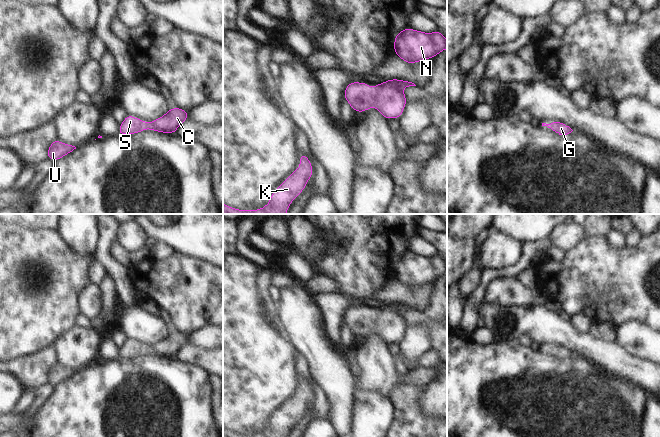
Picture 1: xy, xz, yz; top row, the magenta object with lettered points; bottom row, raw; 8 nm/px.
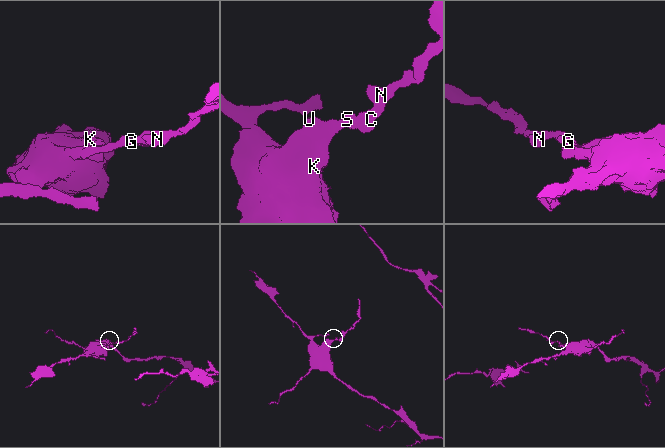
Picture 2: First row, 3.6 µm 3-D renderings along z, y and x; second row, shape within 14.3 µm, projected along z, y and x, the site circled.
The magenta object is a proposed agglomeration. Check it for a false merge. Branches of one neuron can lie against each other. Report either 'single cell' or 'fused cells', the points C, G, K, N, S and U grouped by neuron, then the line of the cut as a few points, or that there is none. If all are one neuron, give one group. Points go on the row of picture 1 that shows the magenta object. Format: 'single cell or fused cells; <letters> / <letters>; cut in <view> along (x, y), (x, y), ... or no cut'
single cell; C G K N S U; no cut

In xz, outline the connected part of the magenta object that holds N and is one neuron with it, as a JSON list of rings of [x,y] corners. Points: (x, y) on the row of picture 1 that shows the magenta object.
[[[406,27],[394,37],[395,54],[410,66],[436,57],[445,49],[447,40],[438,30],[425,33]]]

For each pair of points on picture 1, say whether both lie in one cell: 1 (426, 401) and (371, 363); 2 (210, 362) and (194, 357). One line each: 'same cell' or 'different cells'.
1: different cells
2: same cell

